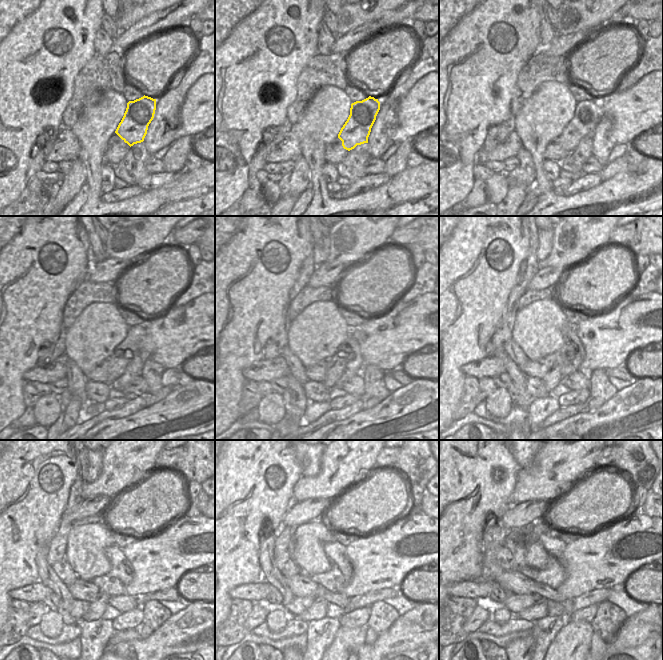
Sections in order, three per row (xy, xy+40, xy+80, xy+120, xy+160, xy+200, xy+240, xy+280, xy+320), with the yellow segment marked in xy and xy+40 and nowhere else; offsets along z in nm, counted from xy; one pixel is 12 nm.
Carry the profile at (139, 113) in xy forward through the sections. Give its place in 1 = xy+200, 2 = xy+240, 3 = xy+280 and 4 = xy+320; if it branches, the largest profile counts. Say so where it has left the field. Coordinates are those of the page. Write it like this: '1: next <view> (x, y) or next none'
1: next xy+200 (552, 378)
2: next xy+240 (97, 608)
3: next xy+280 (317, 611)
4: next xy+320 (538, 611)

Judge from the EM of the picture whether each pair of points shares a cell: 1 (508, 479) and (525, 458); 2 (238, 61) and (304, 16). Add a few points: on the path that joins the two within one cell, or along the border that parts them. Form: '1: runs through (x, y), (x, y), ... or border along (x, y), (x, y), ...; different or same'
1: border along (509, 450), (521, 467); different
2: runs through (254, 45), (284, 17), (288, 17); same

